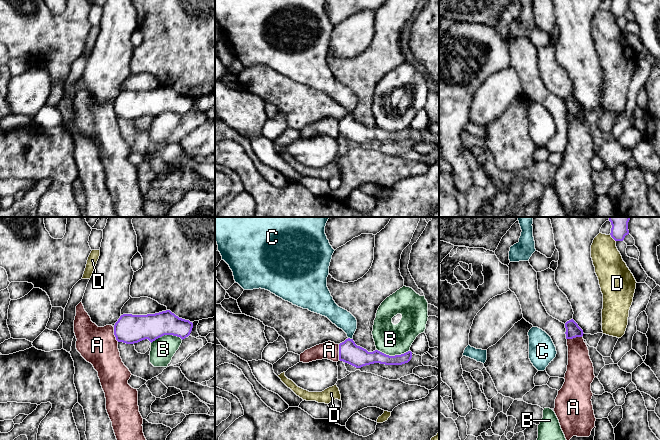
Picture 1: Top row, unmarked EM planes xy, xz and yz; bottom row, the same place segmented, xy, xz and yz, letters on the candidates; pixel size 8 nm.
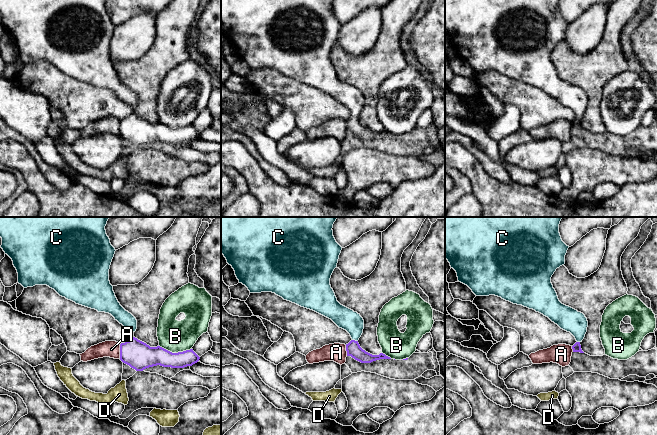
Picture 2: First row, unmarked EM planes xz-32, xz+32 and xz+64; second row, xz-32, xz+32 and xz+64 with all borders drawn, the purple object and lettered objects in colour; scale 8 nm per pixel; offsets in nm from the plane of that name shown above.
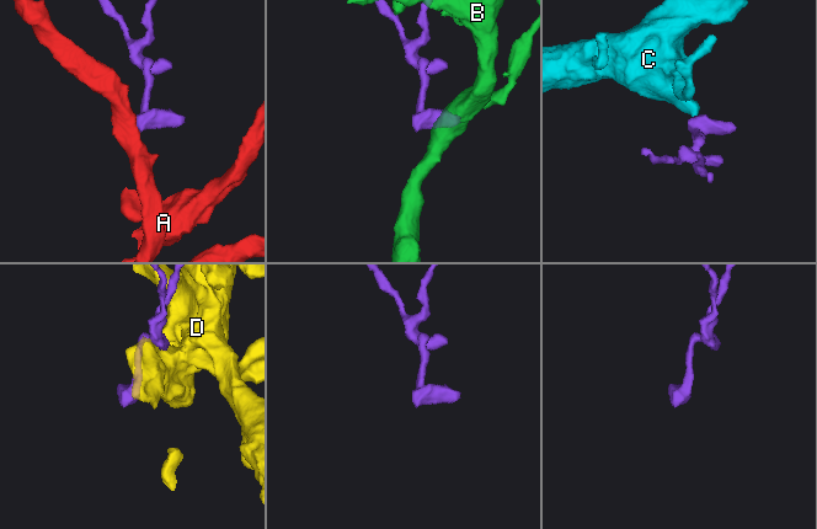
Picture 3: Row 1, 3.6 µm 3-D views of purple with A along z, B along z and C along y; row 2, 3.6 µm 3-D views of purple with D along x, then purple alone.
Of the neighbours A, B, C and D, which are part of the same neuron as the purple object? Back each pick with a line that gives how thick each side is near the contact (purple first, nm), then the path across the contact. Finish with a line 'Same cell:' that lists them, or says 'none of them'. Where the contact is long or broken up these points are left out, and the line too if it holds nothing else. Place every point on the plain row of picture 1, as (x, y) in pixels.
C: calibres 170 and 150 nm; way xz (349, 128), (349, 114), (349, 101), (343, 95)
Same cell: C

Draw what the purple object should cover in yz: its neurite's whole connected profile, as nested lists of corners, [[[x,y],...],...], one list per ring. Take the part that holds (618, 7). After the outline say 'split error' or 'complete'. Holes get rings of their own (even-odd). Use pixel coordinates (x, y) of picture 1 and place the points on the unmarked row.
[[[611,0],[611,13],[615,17],[623,17],[625,12],[629,10],[628,0]]]; complete

